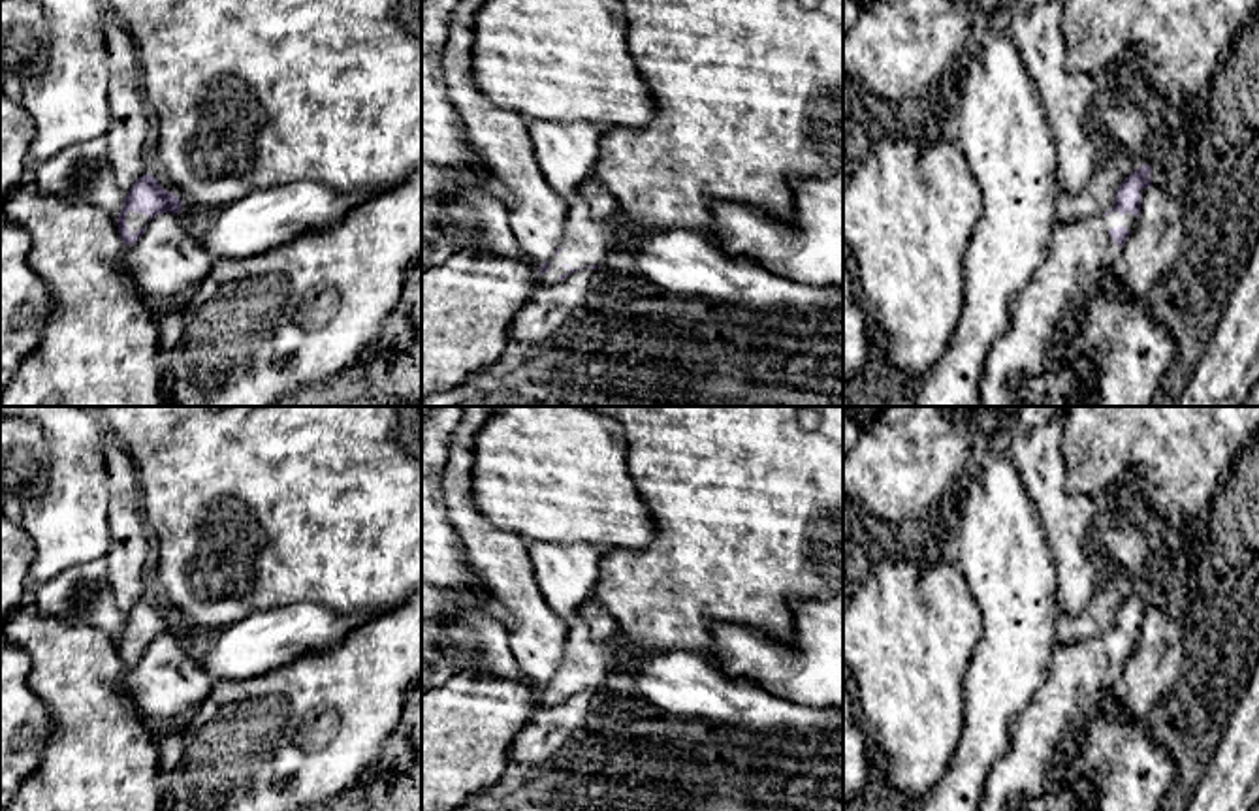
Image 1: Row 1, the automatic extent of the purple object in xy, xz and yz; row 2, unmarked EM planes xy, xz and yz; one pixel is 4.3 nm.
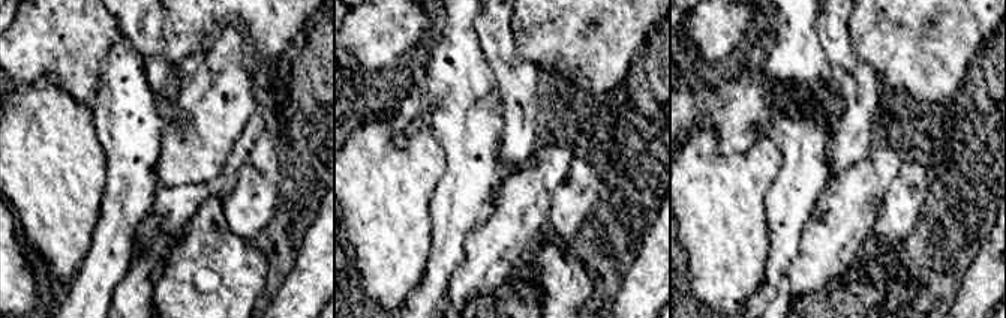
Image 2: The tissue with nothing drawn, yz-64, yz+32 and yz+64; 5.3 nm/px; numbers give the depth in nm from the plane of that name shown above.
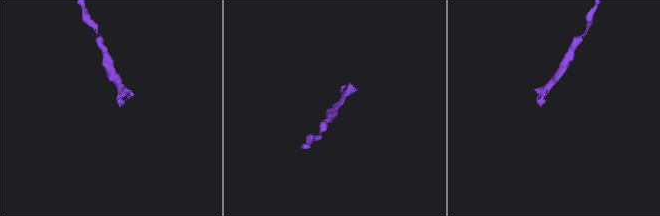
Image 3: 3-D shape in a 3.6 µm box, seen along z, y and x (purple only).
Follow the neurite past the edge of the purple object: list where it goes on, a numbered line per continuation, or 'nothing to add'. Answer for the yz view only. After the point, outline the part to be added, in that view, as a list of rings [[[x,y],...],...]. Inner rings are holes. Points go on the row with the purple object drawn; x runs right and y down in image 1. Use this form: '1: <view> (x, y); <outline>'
1: yz (1079, 254); [[[1112,211],[1054,224],[1043,263],[1012,297],[1011,324],[990,348],[979,406],[1016,406],[1022,380],[1046,369],[1120,256],[1108,235],[1118,226],[1133,231],[1137,218]]]

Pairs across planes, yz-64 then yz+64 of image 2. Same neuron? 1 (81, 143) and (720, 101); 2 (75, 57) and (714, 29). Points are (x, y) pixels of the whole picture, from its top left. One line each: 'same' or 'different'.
1: different
2: same

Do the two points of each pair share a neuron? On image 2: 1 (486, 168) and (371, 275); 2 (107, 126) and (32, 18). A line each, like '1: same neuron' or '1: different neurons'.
1: different neurons
2: different neurons

